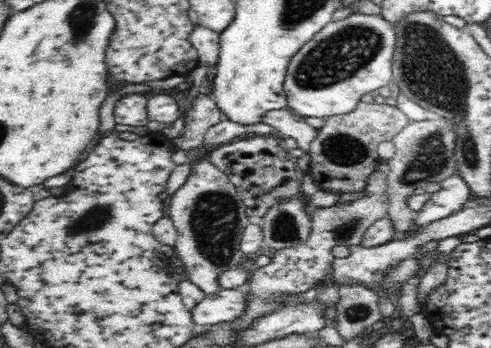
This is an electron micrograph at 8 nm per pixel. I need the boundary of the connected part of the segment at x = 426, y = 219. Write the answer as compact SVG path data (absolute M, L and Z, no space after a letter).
M455 175L446 178L441 183L441 190L432 193L428 202L417 213L418 219L414 220L414 227L420 228L430 224L430 222L446 218L465 209L467 204L471 204L471 191L468 184Z

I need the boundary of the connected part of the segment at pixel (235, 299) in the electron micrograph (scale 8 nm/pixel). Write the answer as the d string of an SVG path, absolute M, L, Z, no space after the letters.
M220 289L207 294L194 306L192 316L196 327L226 324L240 320L245 311L247 291L239 289Z

